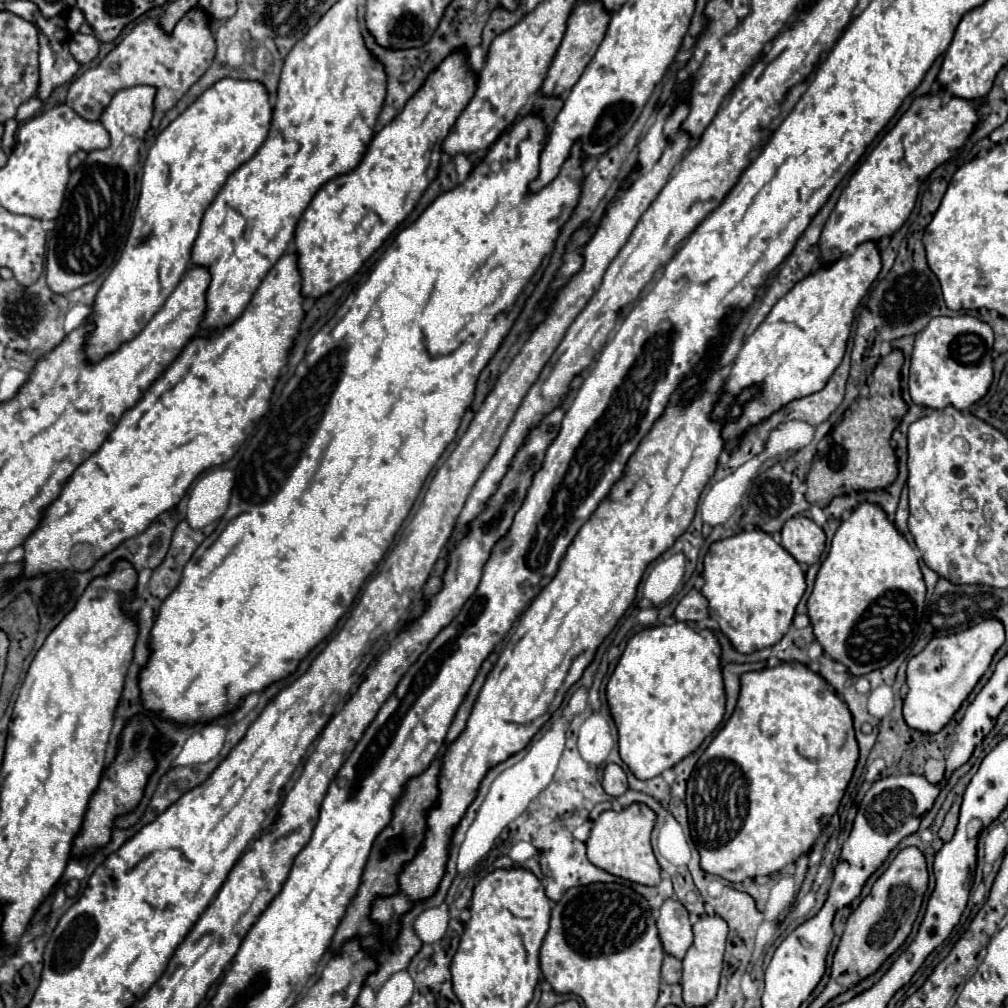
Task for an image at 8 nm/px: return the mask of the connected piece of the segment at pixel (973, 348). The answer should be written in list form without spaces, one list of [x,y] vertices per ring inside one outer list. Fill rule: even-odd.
[[[956,315],[956,317],[936,317],[920,335],[916,335],[914,351],[912,351],[912,363],[910,363],[910,397],[916,405],[932,407],[932,409],[944,409],[948,405],[956,407],[958,411],[968,409],[972,403],[980,401],[992,383],[992,343],[994,333],[992,327],[982,323],[976,317],[970,315]]]

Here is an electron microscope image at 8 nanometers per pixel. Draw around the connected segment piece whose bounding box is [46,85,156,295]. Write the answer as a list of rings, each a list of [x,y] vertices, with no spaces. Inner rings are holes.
[[[142,85],[142,87],[130,87],[124,91],[118,91],[110,105],[106,107],[106,111],[102,113],[100,121],[102,125],[108,129],[112,143],[108,149],[102,151],[92,151],[88,153],[86,161],[72,171],[72,177],[68,181],[66,187],[66,199],[62,203],[60,215],[56,219],[56,229],[54,229],[54,237],[50,237],[48,241],[48,255],[46,255],[46,271],[48,271],[48,287],[50,291],[64,295],[68,291],[74,291],[86,283],[92,283],[96,277],[100,277],[118,257],[118,253],[124,247],[124,239],[128,239],[128,231],[130,231],[130,215],[132,215],[132,207],[136,201],[136,163],[138,163],[138,149],[140,143],[146,135],[146,131],[150,129],[150,121],[152,121],[152,113],[154,113],[154,97],[156,97],[156,89]]]

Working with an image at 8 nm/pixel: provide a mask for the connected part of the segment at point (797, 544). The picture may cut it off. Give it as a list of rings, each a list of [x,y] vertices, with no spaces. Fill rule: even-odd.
[[[802,515],[788,519],[780,531],[780,545],[800,565],[818,563],[824,551],[824,541],[824,531],[812,519],[806,519]]]

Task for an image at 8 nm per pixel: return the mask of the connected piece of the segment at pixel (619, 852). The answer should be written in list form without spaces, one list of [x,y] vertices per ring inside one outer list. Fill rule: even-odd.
[[[630,805],[622,811],[604,811],[594,823],[590,839],[586,841],[588,859],[592,865],[608,871],[610,875],[628,879],[640,885],[658,885],[660,883],[660,865],[654,857],[650,845],[650,833],[654,827],[656,815],[646,805]]]

